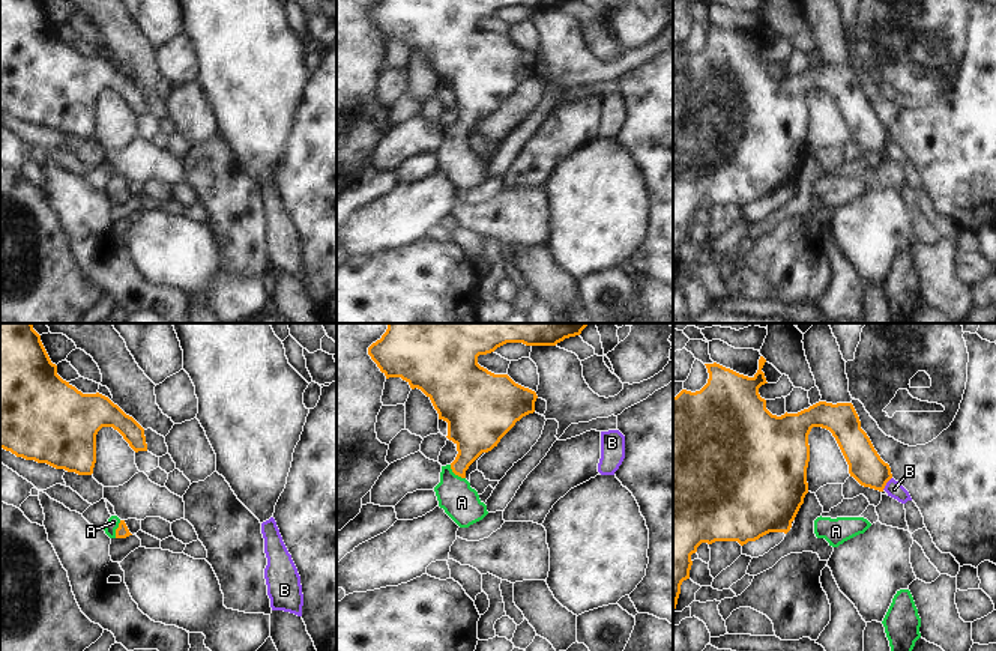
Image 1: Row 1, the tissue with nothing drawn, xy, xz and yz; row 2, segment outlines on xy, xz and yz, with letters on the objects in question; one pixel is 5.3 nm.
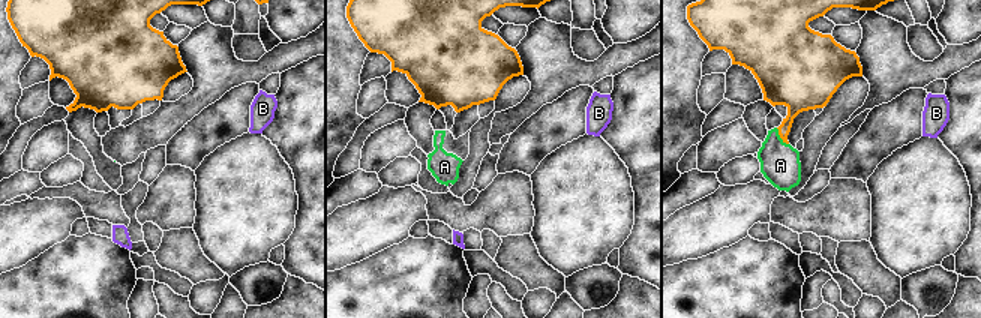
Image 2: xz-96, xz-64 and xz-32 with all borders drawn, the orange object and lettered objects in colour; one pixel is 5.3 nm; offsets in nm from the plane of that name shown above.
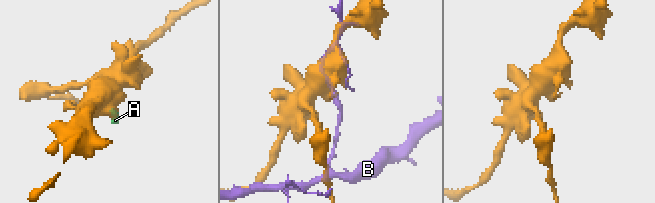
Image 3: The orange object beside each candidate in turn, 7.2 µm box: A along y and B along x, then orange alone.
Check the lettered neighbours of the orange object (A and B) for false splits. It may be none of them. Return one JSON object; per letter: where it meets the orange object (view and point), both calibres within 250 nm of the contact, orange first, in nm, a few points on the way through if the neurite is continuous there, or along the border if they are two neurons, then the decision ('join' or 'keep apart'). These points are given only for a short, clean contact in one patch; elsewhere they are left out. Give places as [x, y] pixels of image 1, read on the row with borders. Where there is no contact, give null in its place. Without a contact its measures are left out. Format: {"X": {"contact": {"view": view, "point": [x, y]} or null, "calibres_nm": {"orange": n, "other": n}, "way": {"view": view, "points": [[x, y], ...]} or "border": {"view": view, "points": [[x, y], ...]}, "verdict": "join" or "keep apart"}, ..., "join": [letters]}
{"A": {"contact": {"view": "xz", "point": [455, 474]}, "calibres_nm": {"orange": 240, "other": 200}, "way": {"view": "xz", "points": [[475, 432], [469, 451], [455, 474], [455, 496], [461, 502]]}, "verdict": "join"}, "B": {"contact": {"view": "yz", "point": [887, 481]}, "calibres_nm": {"orange": 180, "other": 90}, "verdict": "keep apart"}, "join": ["A"]}

